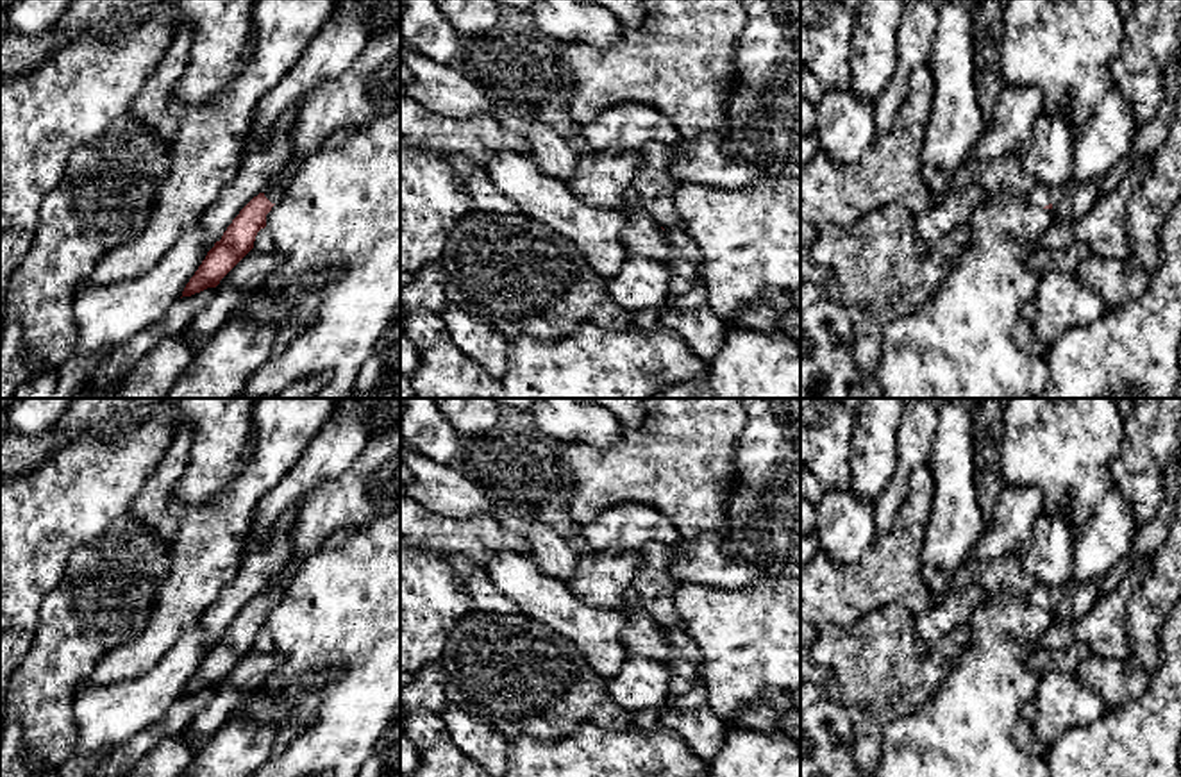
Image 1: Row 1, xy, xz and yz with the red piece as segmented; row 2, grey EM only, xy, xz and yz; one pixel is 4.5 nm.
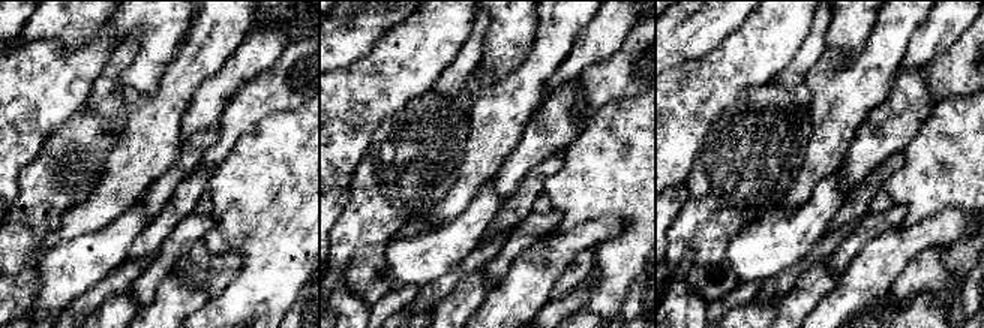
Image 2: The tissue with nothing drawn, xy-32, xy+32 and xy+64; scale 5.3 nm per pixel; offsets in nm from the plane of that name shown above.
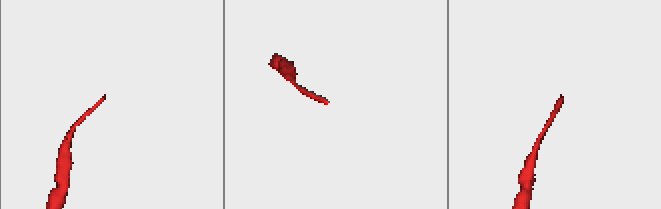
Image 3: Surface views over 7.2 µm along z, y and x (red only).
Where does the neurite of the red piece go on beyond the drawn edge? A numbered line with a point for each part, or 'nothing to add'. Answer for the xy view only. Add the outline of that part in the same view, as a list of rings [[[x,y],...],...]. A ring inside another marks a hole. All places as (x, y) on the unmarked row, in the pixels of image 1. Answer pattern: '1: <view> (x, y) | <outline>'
1: xy (274, 595) | [[[266,588],[263,593],[272,604],[279,604],[284,598],[286,589]]]

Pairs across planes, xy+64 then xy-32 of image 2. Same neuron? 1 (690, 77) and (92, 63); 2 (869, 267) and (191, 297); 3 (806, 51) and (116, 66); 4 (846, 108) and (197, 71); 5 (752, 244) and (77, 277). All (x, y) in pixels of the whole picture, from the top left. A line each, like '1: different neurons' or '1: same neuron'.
1: same neuron
2: same neuron
3: same neuron
4: same neuron
5: same neuron

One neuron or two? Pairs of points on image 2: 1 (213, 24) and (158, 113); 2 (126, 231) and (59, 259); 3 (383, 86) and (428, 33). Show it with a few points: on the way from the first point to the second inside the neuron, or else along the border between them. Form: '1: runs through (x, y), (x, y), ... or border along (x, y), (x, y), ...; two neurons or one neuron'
1: runs through (207, 47), (186, 71), (176, 90); one neuron
2: runs through (110, 244), (87, 259), (75, 259); one neuron
3: runs through (395, 72), (420, 47); one neuron

